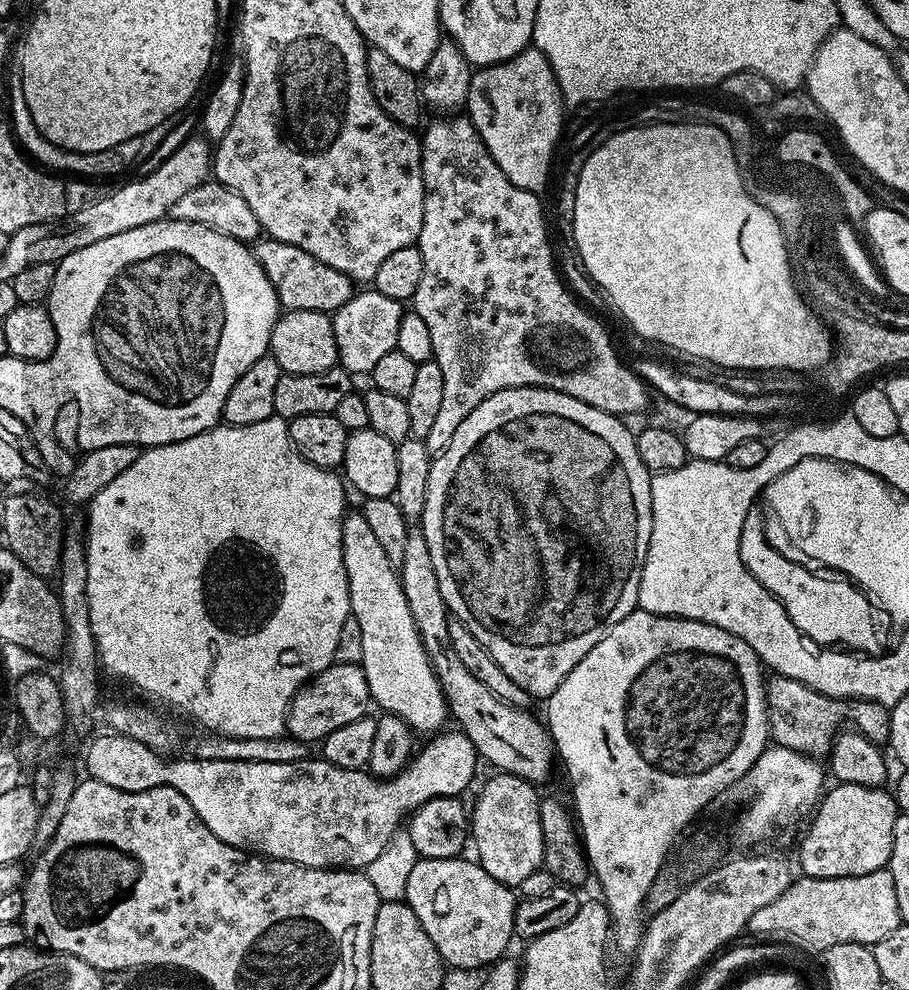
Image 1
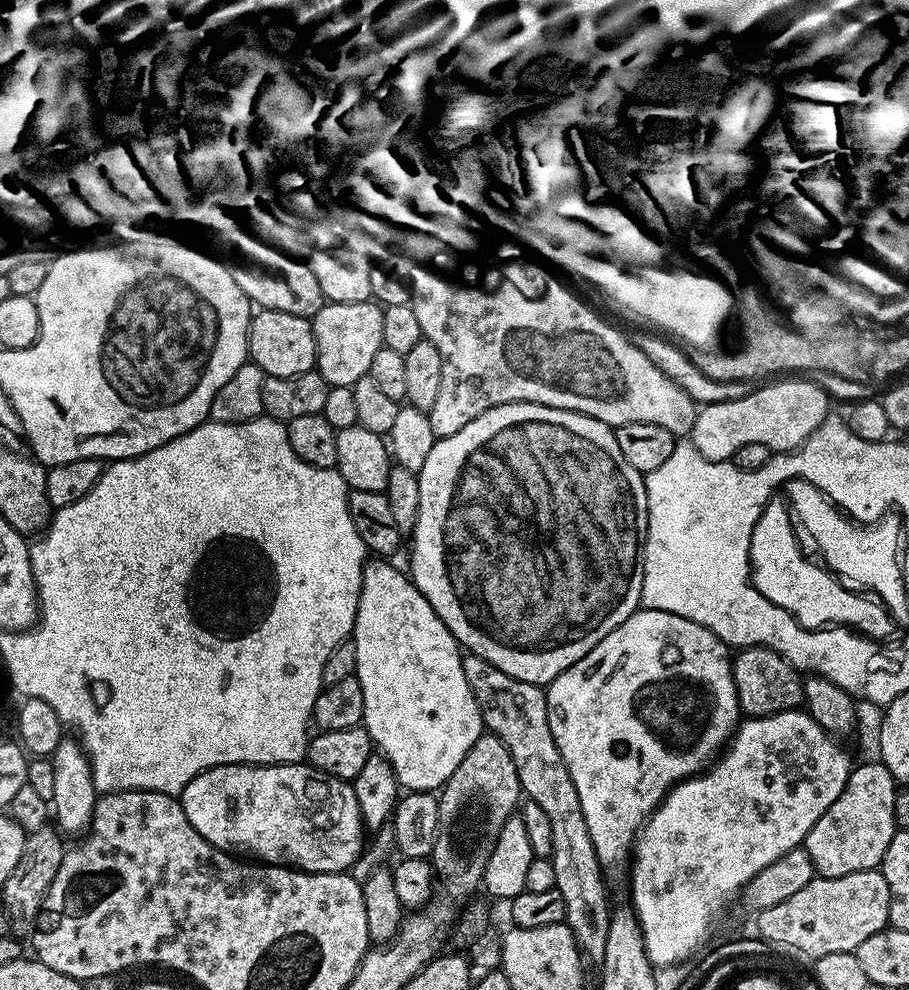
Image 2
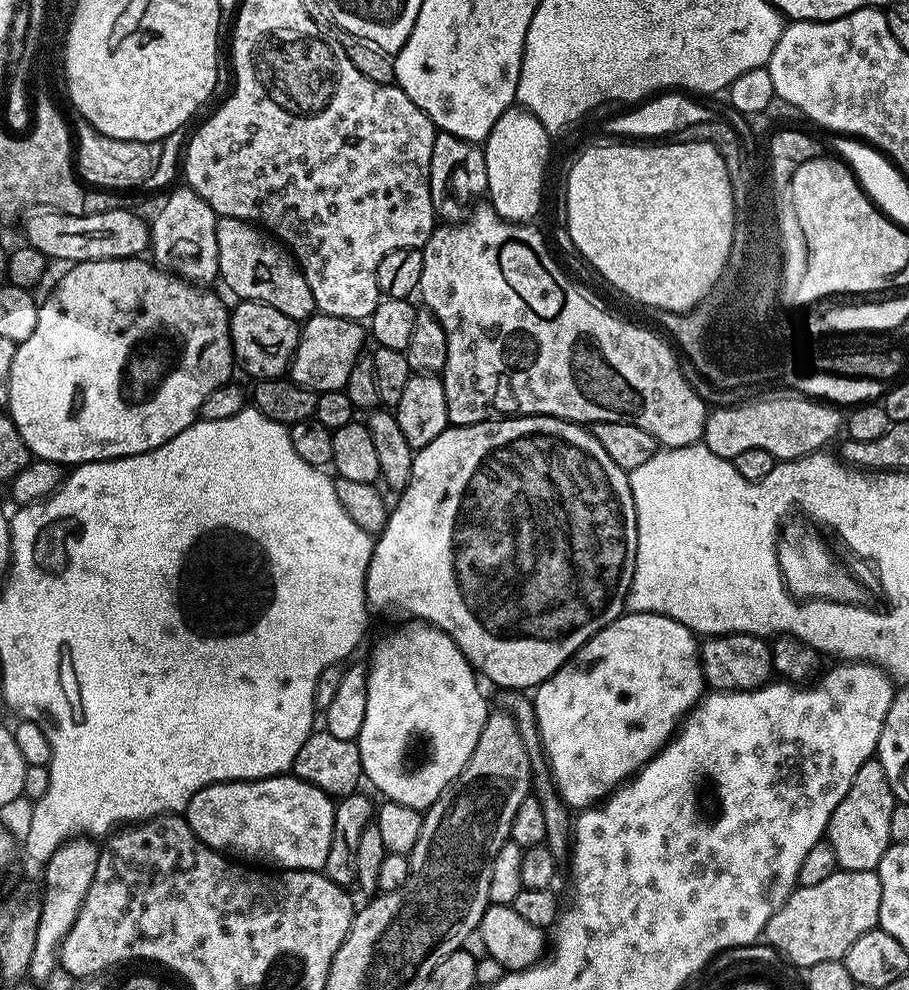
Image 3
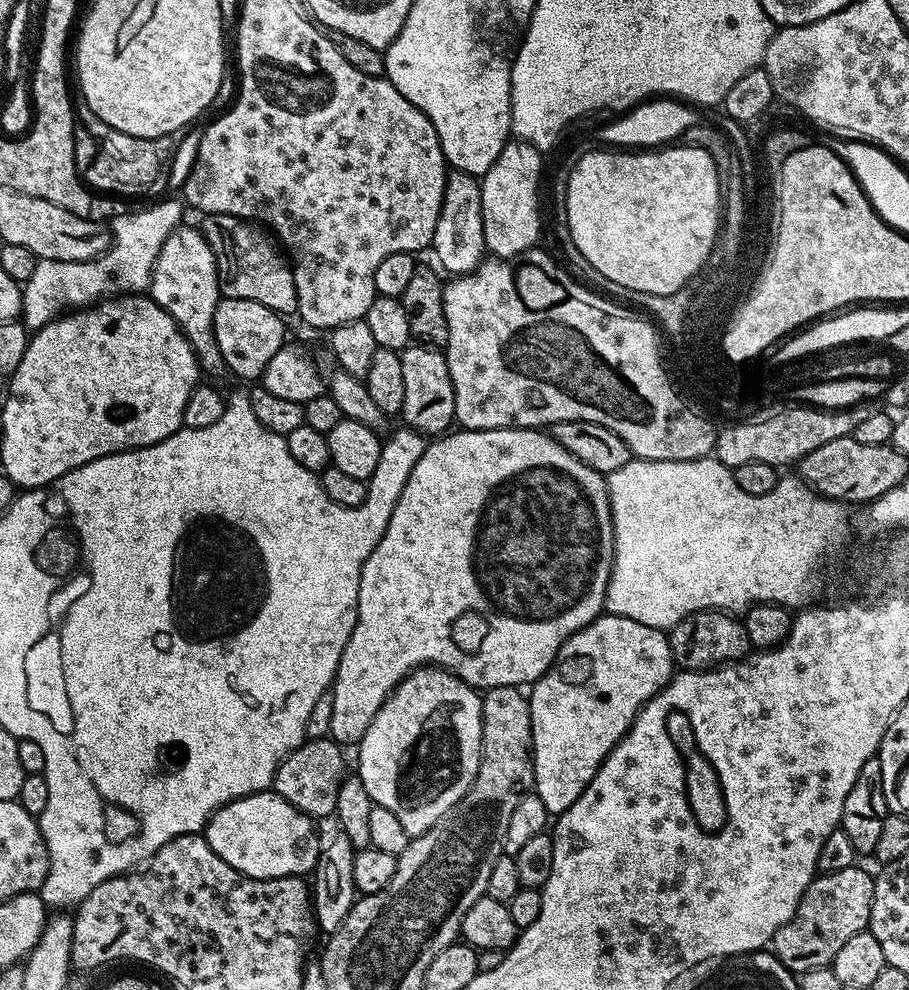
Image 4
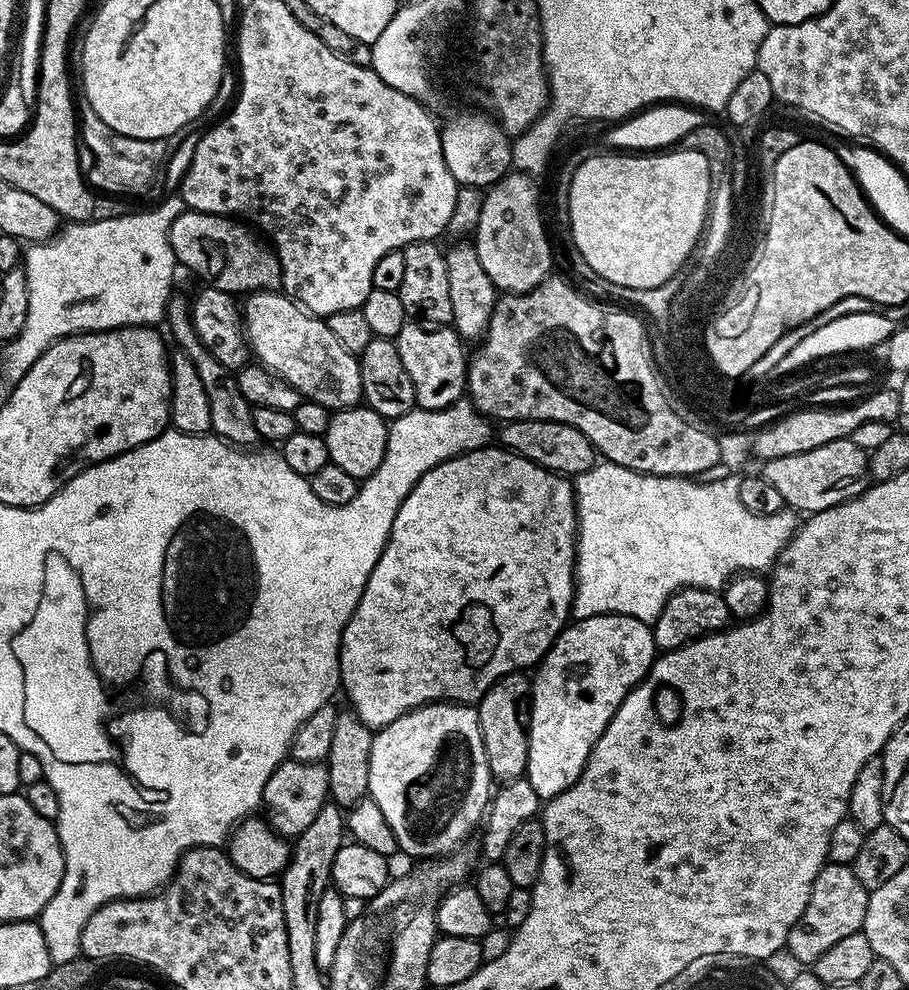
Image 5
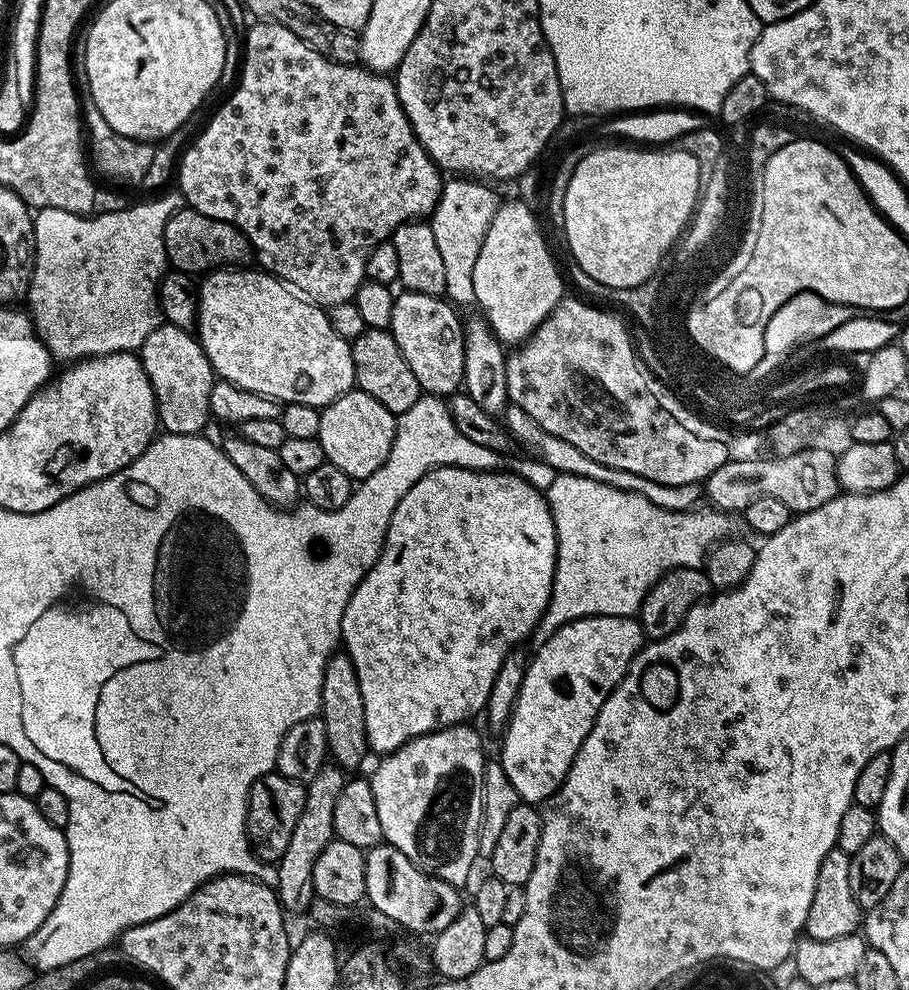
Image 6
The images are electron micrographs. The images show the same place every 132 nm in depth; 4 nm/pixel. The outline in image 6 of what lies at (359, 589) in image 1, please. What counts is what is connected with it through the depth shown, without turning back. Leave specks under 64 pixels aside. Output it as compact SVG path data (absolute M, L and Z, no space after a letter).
M454 724L450 728L439 728L436 732L414 738L410 742L406 742L398 751L387 753L381 760L384 761L377 766L376 773L371 773L370 779L372 789L374 790L374 798L378 802L378 818L382 821L385 841L391 844L393 848L402 850L402 854L406 854L406 858L414 861L429 876L436 876L447 884L463 886L468 880L468 875L472 872L472 867L475 866L476 860L478 861L480 856L478 830L482 822L482 782L484 781L486 755L484 756L484 744L480 741L479 734L468 724Z

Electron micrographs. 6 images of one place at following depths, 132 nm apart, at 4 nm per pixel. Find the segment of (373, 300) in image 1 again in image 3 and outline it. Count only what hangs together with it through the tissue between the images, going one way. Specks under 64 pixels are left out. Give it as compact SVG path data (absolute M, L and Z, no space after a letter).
M314 314L309 320L303 321L300 341L292 356L290 379L317 394L343 390L354 362L358 362L365 351L364 336L366 340L366 328L361 321Z

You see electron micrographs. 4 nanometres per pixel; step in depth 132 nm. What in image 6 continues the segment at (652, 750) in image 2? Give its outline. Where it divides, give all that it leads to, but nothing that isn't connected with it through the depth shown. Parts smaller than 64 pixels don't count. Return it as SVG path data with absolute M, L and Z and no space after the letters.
M587 616L562 626L554 638L550 638L550 642L535 649L536 657L533 655L527 661L522 690L508 726L502 733L504 745L498 753L500 765L506 770L506 778L510 778L523 803L543 805L549 796L564 785L570 766L582 742L586 742L586 734L590 734L606 698L610 698L612 691L620 685L632 659L640 653L645 643L646 637L639 619L631 616Z

